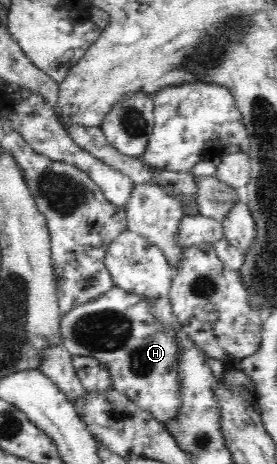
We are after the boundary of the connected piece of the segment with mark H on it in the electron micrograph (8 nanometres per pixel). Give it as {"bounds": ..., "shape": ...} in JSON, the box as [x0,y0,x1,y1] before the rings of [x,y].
{"bounds":[60,287,182,426],"shape":[[[114,287],[109,292],[75,305],[69,312],[64,313],[60,324],[60,335],[62,343],[72,356],[90,356],[107,366],[113,388],[123,392],[130,401],[135,401],[141,409],[151,412],[151,415],[167,426],[182,405],[180,376],[176,369],[179,347],[174,330],[163,326],[154,317],[153,304],[154,298],[139,297]]]}

